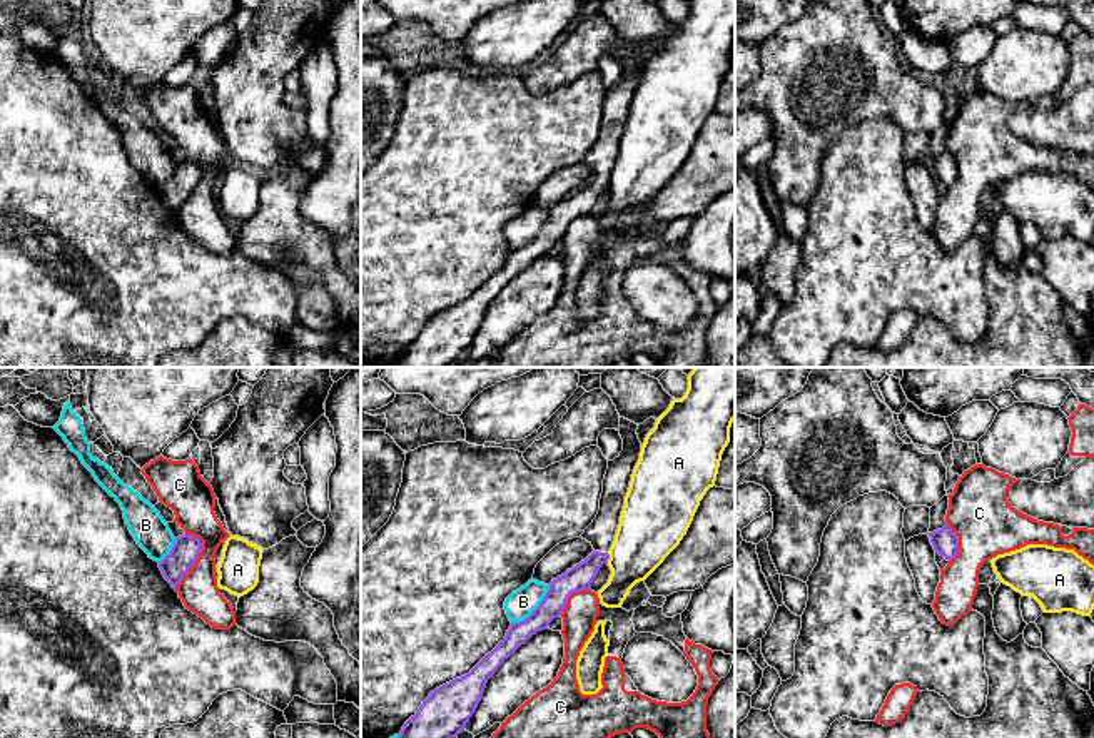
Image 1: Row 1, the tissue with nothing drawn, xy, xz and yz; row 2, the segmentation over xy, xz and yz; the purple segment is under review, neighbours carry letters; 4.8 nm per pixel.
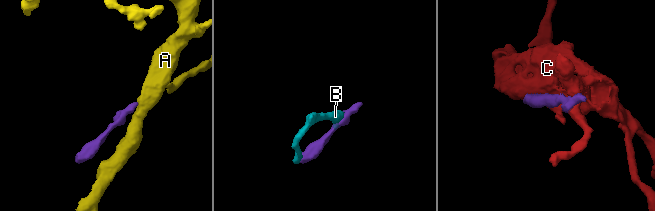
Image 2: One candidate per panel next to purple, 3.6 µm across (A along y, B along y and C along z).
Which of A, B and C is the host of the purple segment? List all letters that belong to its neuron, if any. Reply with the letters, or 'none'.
none

